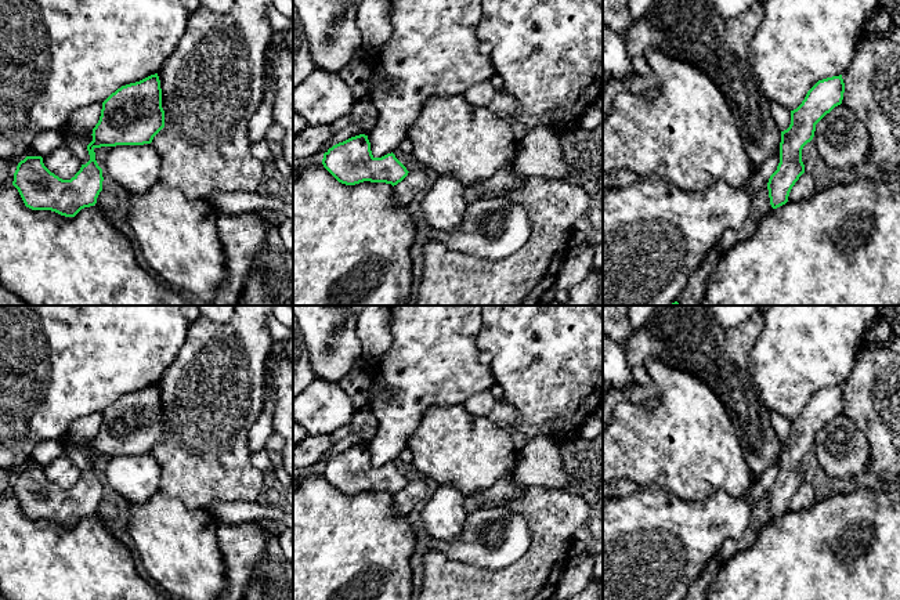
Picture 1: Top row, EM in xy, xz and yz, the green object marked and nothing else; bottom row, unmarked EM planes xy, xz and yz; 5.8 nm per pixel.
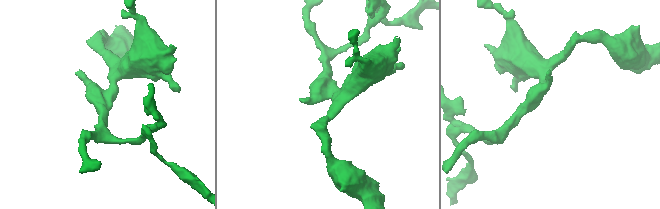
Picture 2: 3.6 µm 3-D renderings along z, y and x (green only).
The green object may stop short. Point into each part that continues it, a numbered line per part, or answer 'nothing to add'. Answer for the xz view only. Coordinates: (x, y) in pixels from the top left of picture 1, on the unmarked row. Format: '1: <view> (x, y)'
nothing to add

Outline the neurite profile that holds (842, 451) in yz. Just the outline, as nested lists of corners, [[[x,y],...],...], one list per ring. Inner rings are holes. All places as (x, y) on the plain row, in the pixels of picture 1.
[[[842,413],[816,434],[813,452],[820,470],[838,481],[852,481],[868,469],[868,440],[864,431]]]

